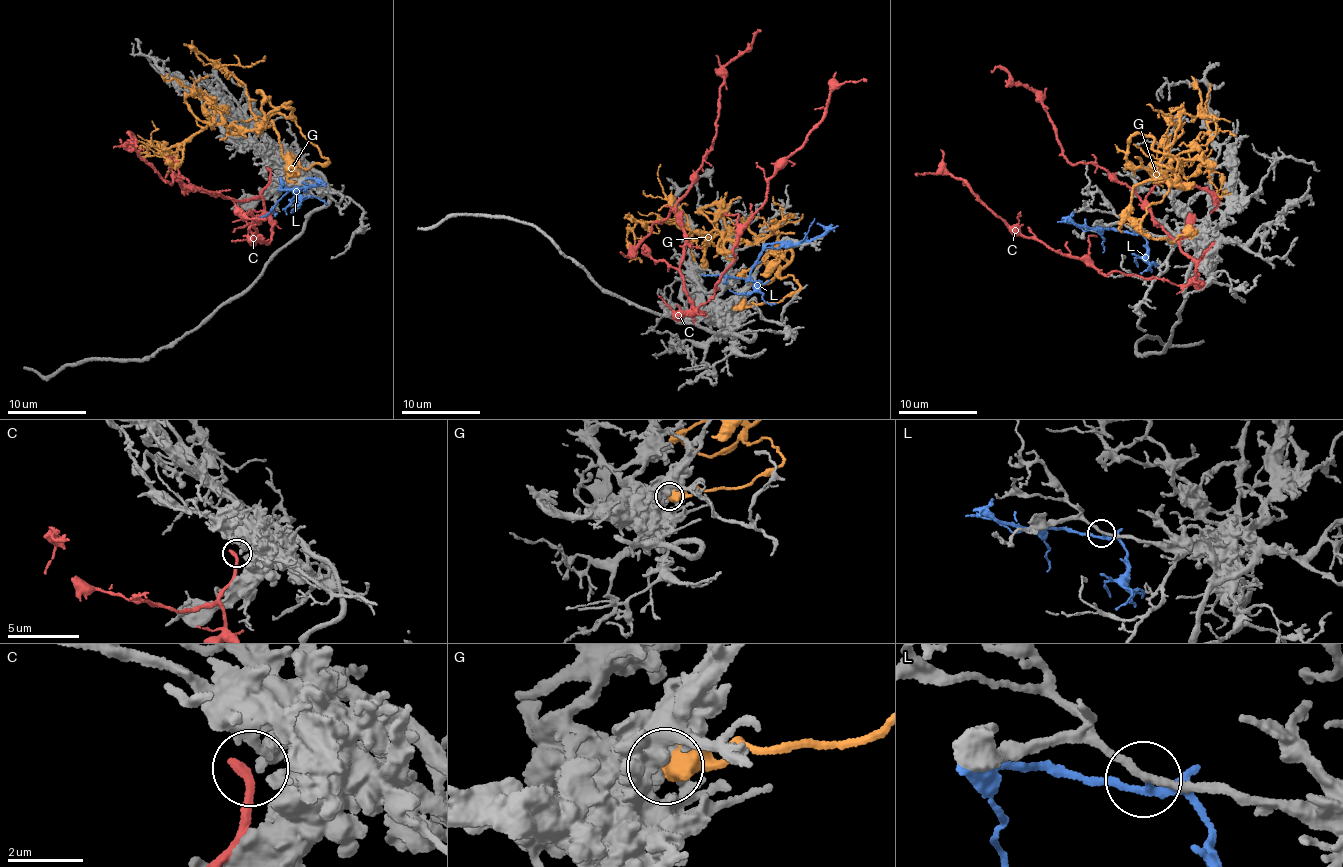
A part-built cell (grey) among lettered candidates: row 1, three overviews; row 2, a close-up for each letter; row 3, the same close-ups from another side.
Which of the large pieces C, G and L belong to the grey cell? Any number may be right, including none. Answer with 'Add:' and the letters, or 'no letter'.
Add: no letter

